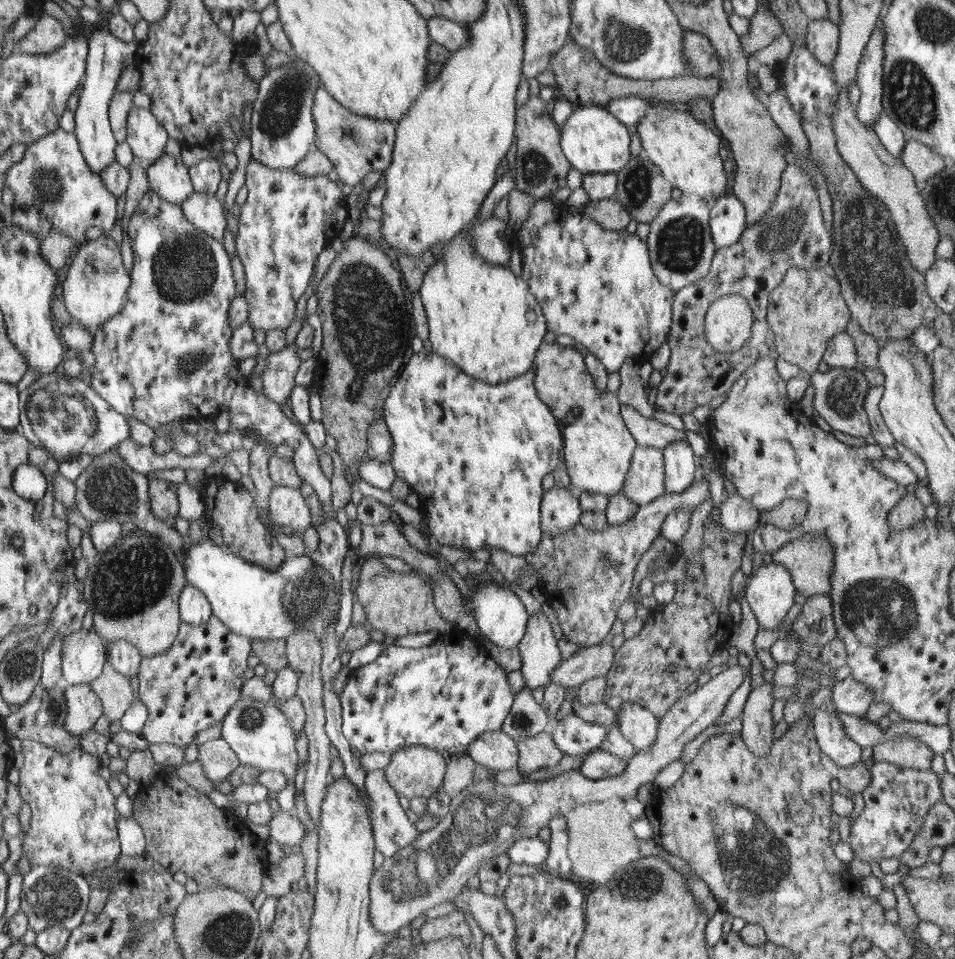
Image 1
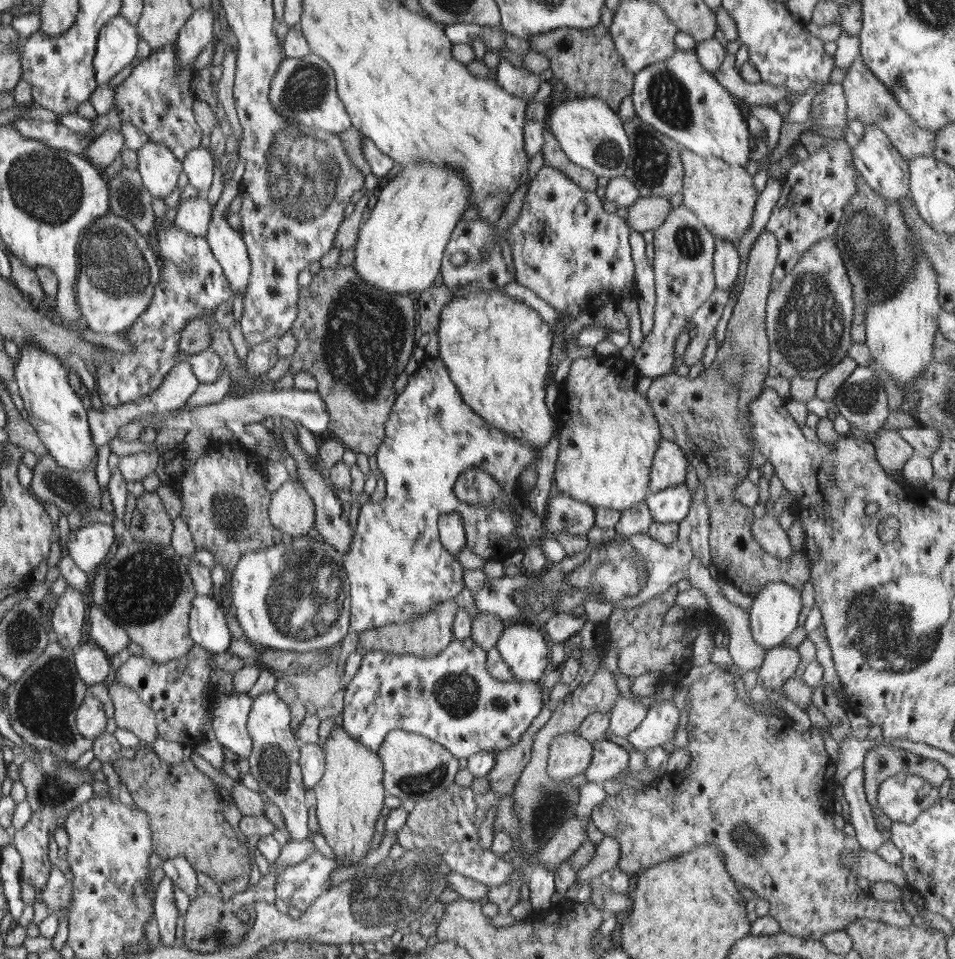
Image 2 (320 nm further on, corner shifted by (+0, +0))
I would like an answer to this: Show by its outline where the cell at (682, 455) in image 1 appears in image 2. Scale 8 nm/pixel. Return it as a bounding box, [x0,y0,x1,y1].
[645,482,692,523]

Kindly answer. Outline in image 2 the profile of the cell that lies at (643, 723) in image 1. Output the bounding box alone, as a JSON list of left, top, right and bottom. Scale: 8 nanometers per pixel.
[609,695,648,737]

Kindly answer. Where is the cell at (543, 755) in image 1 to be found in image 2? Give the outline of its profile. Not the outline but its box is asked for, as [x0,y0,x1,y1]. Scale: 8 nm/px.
[547,732,594,781]

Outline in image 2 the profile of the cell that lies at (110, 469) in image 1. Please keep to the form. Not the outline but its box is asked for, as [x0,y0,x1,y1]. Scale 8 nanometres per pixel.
[31,453,102,516]

